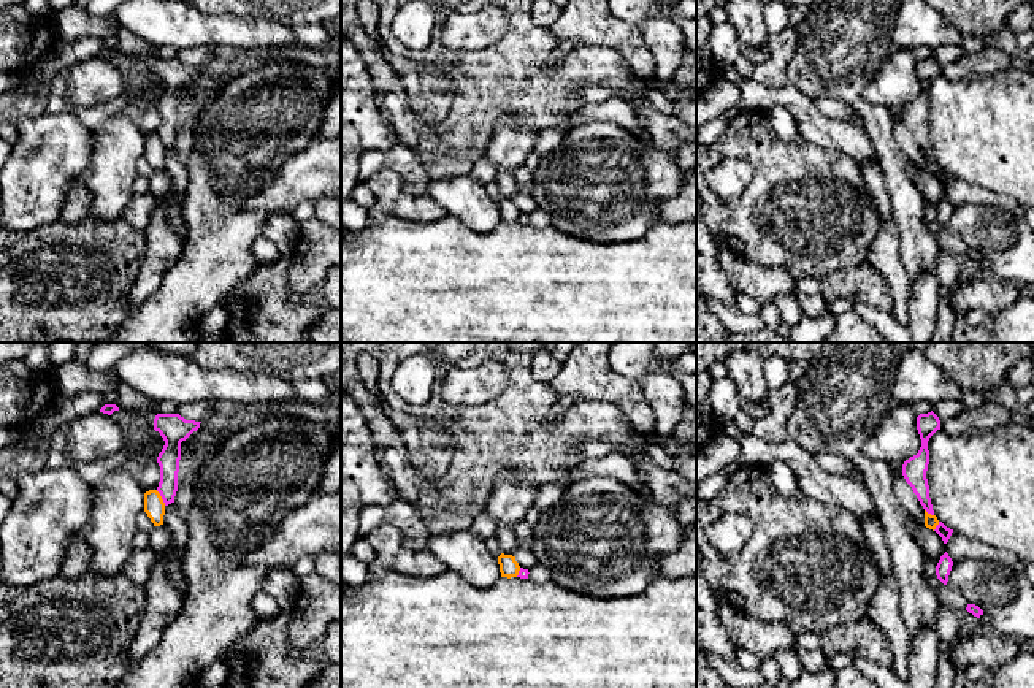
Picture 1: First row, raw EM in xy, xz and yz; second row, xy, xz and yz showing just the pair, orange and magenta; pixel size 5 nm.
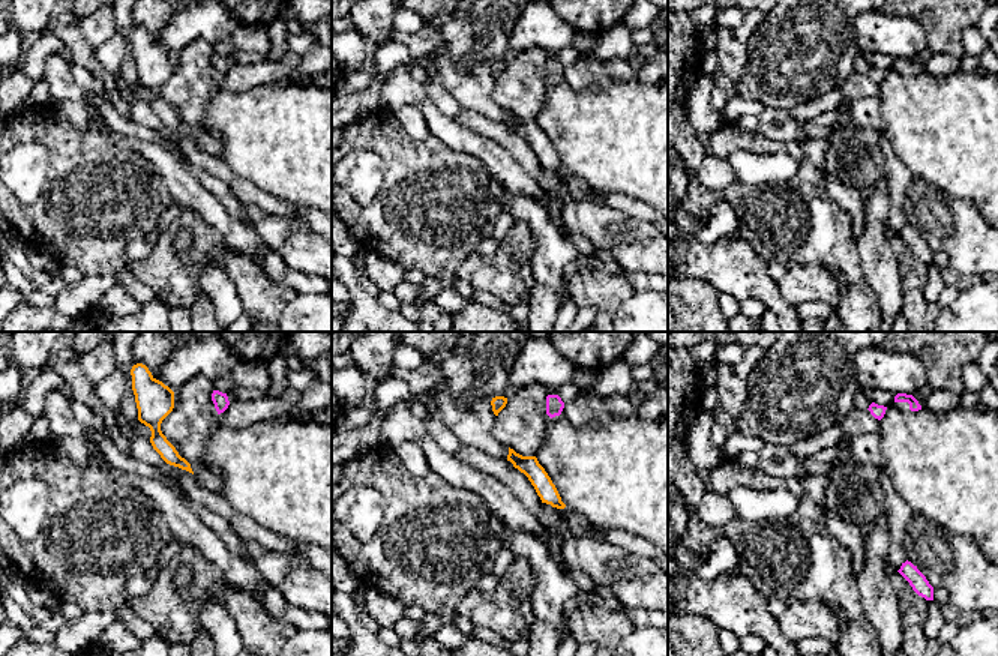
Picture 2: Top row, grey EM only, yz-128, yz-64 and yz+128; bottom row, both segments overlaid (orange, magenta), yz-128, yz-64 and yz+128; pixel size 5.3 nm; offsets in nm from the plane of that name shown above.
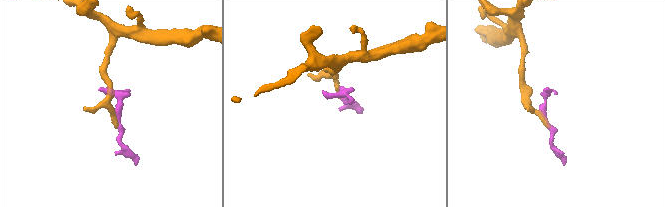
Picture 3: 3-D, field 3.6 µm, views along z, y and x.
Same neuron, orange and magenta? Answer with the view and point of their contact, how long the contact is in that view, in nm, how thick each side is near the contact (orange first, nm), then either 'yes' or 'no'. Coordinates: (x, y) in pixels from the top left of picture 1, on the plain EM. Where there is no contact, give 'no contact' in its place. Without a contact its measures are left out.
xy (160, 143) | 90 nm | 110/110 nm | no

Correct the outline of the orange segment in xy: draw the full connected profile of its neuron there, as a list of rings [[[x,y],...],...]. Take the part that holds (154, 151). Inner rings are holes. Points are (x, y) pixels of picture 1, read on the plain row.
[[[149,135],[144,138],[144,157],[154,171],[163,170],[165,147],[157,135]]]

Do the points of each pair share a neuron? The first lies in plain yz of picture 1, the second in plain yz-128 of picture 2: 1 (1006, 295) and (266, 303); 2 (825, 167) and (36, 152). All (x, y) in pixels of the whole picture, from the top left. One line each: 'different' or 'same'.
1: same
2: different

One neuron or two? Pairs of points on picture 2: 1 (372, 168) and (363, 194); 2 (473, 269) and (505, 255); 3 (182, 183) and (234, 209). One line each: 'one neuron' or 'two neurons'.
1: one neuron
2: one neuron
3: two neurons

